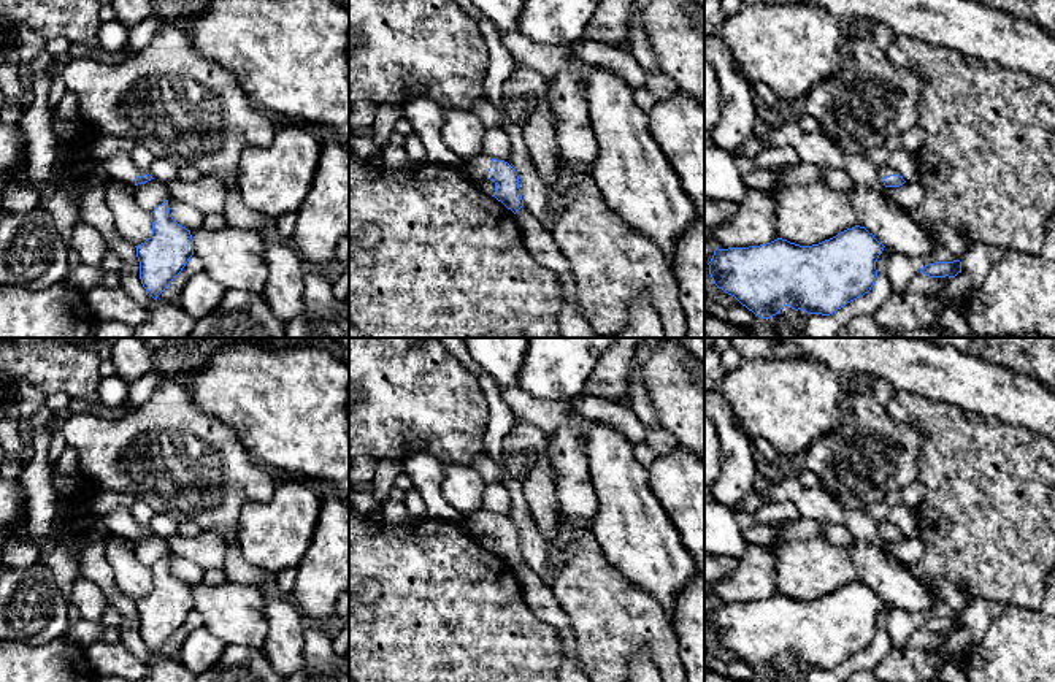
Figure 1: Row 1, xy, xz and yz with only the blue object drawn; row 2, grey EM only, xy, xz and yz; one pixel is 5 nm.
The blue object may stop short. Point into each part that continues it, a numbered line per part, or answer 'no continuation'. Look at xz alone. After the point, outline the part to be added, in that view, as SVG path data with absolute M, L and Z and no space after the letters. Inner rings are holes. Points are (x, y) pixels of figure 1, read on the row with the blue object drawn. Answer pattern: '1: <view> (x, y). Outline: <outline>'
1: xz (476, 168). Outline: M481 152L479 155L470 160L463 160L462 168L473 181L482 181L487 179L490 162L492 157L489 157L485 152Z

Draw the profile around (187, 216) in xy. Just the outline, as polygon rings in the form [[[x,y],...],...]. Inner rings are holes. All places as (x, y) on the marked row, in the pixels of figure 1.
[[[168,198],[168,208],[171,217],[187,230],[195,230],[203,227],[205,214],[198,211],[195,206],[178,201],[175,198]]]

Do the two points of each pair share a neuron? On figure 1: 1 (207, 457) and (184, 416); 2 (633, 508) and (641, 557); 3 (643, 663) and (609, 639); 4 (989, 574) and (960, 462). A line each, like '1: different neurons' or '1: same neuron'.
1: same neuron
2: same neuron
3: different neurons
4: same neuron

